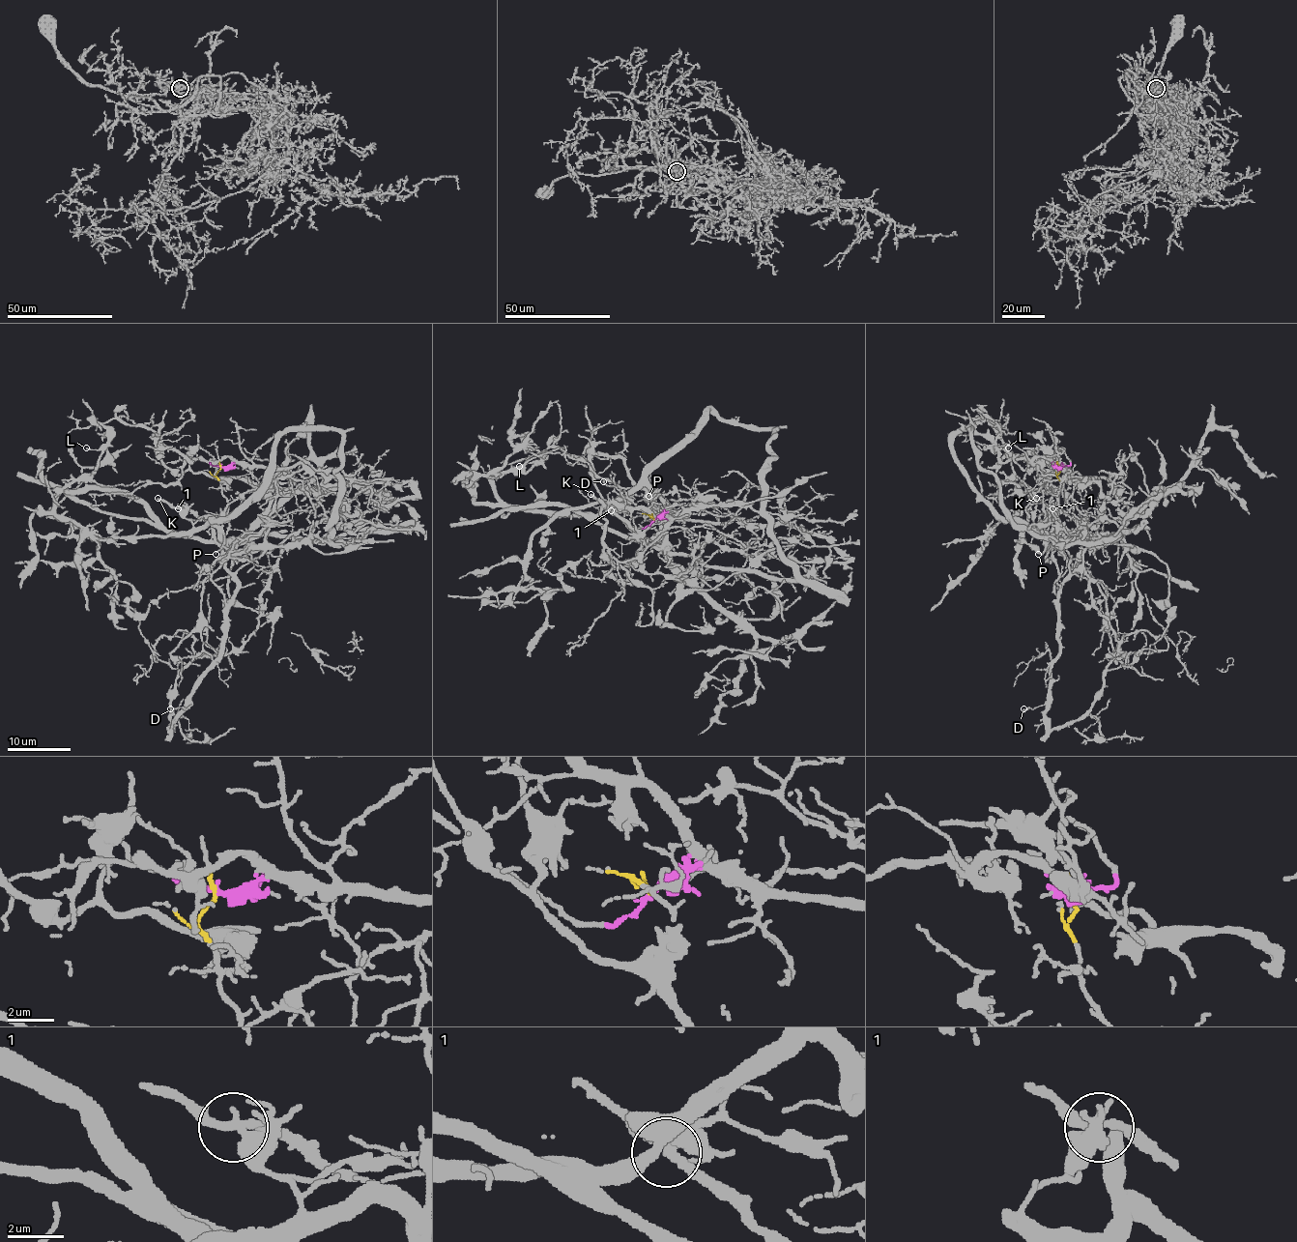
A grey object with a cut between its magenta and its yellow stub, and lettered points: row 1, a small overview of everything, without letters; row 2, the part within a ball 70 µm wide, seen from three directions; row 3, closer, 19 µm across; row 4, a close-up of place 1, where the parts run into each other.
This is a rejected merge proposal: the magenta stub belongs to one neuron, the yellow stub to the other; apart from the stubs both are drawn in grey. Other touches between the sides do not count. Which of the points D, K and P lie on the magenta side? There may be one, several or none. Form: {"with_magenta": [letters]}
{"with_magenta": ["P"]}

